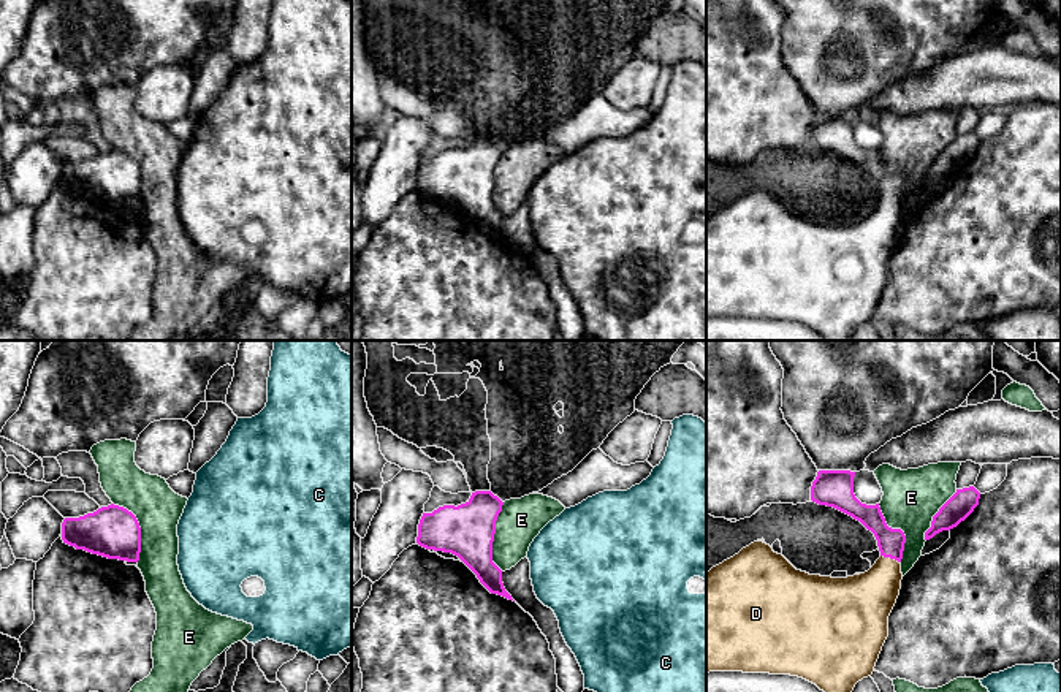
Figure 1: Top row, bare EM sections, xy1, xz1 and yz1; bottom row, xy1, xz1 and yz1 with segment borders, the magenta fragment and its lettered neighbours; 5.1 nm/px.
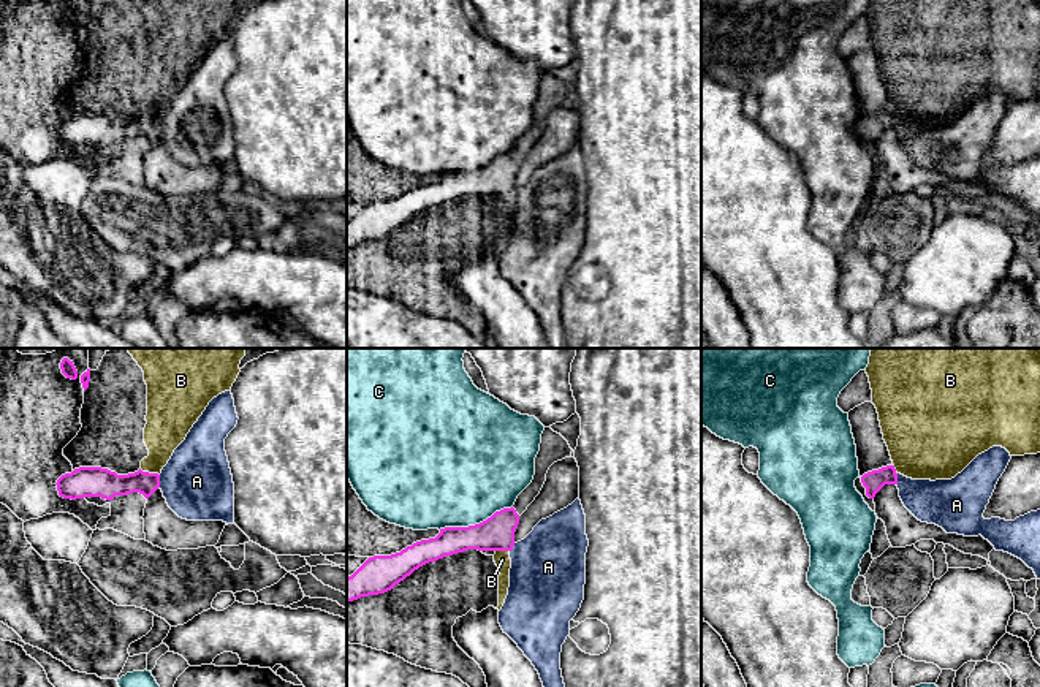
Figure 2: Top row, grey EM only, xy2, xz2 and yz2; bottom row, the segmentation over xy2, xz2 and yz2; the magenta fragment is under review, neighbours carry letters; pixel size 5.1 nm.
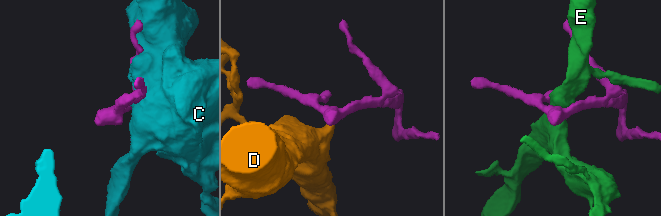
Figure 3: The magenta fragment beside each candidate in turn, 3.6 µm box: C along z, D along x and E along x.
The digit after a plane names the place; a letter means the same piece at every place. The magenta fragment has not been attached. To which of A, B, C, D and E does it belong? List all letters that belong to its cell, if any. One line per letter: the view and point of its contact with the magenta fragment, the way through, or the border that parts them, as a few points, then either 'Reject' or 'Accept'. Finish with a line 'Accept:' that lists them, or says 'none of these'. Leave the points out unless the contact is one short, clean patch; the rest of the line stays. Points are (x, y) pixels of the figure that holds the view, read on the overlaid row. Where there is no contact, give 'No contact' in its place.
A: Touches magenta at yz2 (896, 478). Boundary: yz2 (895, 472), (896, 485). Reject
B: Touches magenta at xy2 (149, 474). Boundary: xy2 (140, 469), (159, 475). Reject
C: Touches magenta at xz2 (475, 524). Reject
D: Touches magenta at yz1 (890, 558). Path across: yz1 (890, 542), (890, 558), (879, 588), (867, 600). Accept
E: Touches magenta at xz1 (493, 537). Reject
Accept: D

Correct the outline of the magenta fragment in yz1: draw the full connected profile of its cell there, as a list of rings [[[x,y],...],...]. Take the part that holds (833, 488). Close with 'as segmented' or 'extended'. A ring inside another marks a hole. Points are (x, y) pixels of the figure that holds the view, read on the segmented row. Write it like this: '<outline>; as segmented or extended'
[[[819,470],[811,486],[811,500],[833,507],[871,530],[880,557],[865,573],[831,578],[797,570],[782,554],[763,542],[754,542],[706,573],[706,673],[743,671],[790,675],[816,684],[823,692],[852,692],[855,684],[873,675],[888,637],[888,616],[901,589],[901,559],[906,535],[887,526],[879,504],[861,504],[854,494],[850,470]]]; extended

